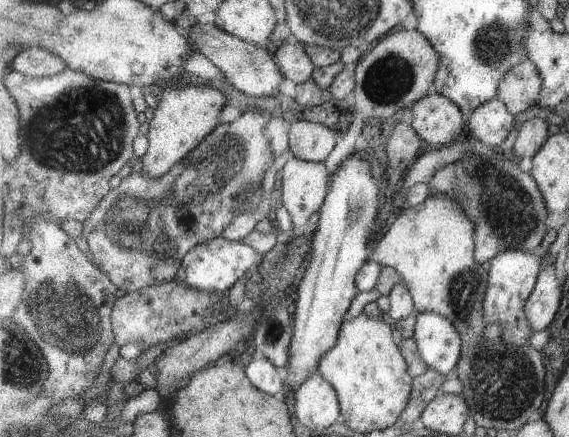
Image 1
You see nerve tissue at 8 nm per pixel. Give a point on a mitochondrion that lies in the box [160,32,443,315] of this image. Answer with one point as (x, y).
(389, 78)

